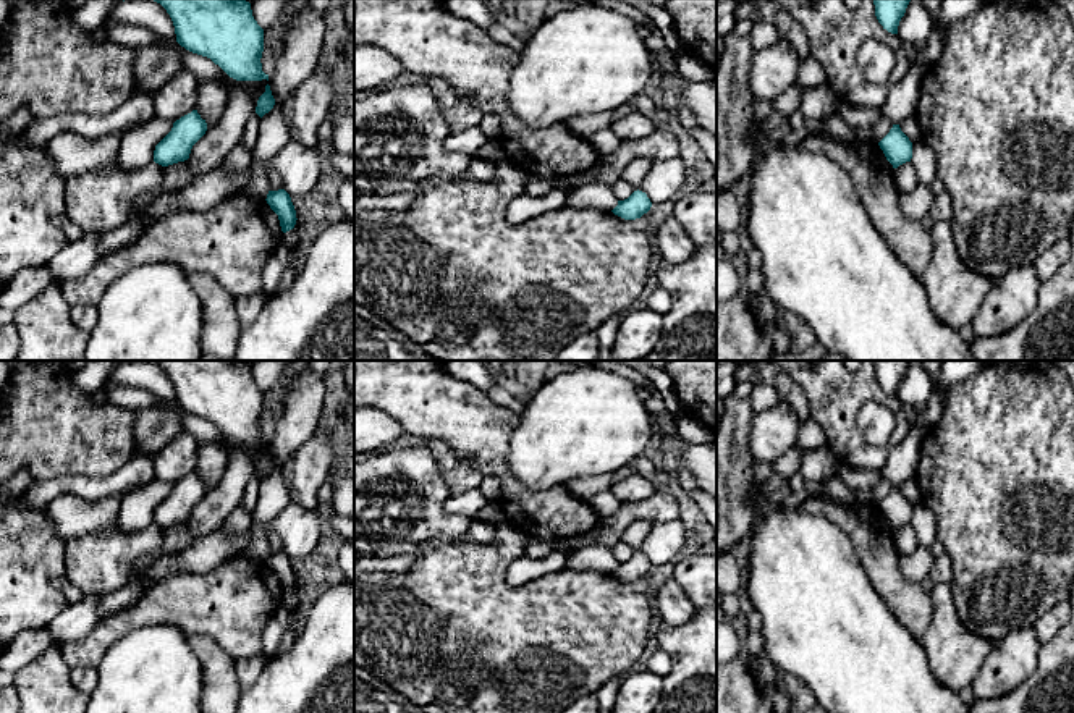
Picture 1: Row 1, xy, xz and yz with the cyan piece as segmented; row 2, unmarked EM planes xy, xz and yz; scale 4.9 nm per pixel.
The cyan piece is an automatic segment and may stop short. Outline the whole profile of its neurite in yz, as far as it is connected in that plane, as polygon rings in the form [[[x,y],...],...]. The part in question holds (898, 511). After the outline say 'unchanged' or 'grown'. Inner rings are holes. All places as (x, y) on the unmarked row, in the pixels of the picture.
[[[893,487],[890,495],[878,504],[878,508],[893,530],[911,524],[912,521],[912,504],[901,493],[899,487]]] | unchanged

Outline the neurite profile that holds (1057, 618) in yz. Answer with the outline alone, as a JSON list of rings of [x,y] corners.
[[[1063,601],[1045,613],[1034,626],[1040,645],[1050,642],[1071,619],[1071,605]]]

